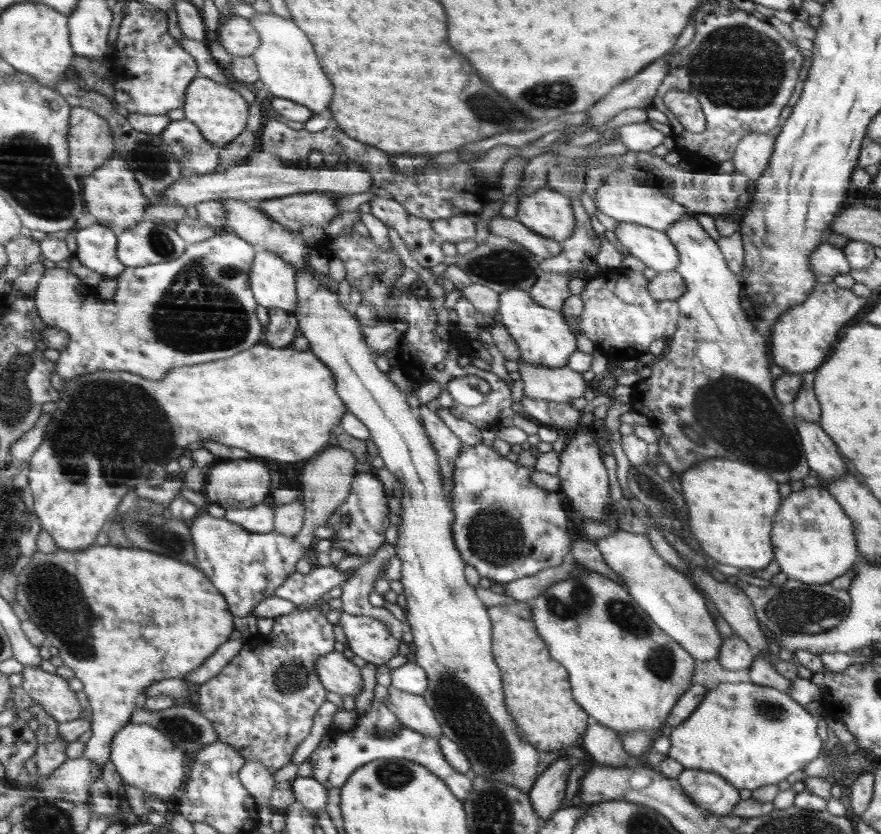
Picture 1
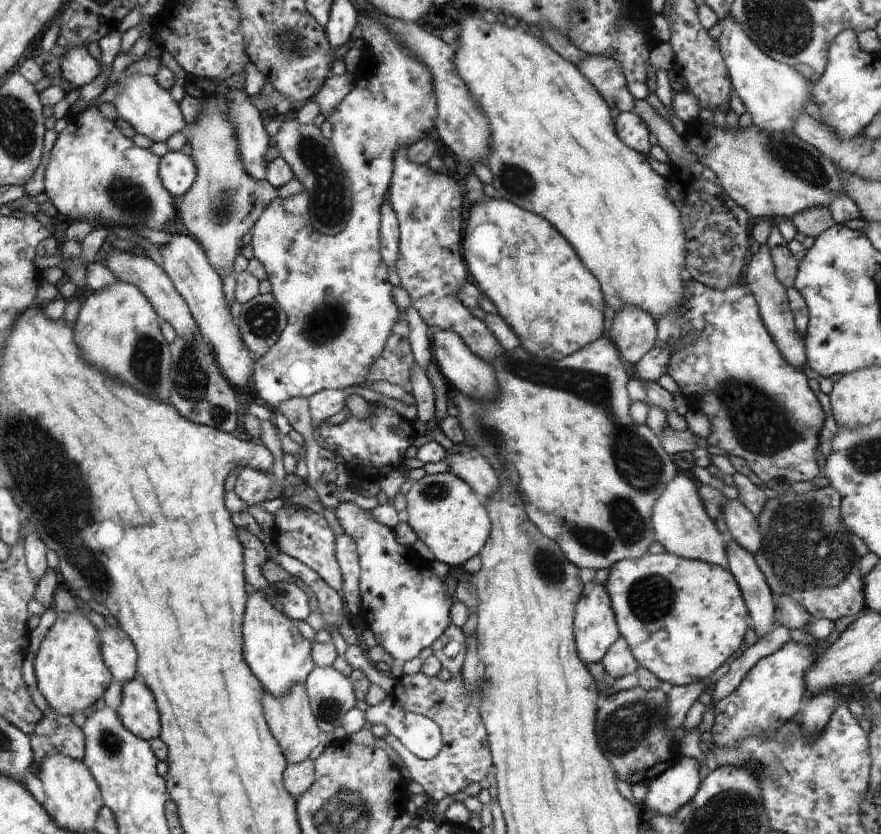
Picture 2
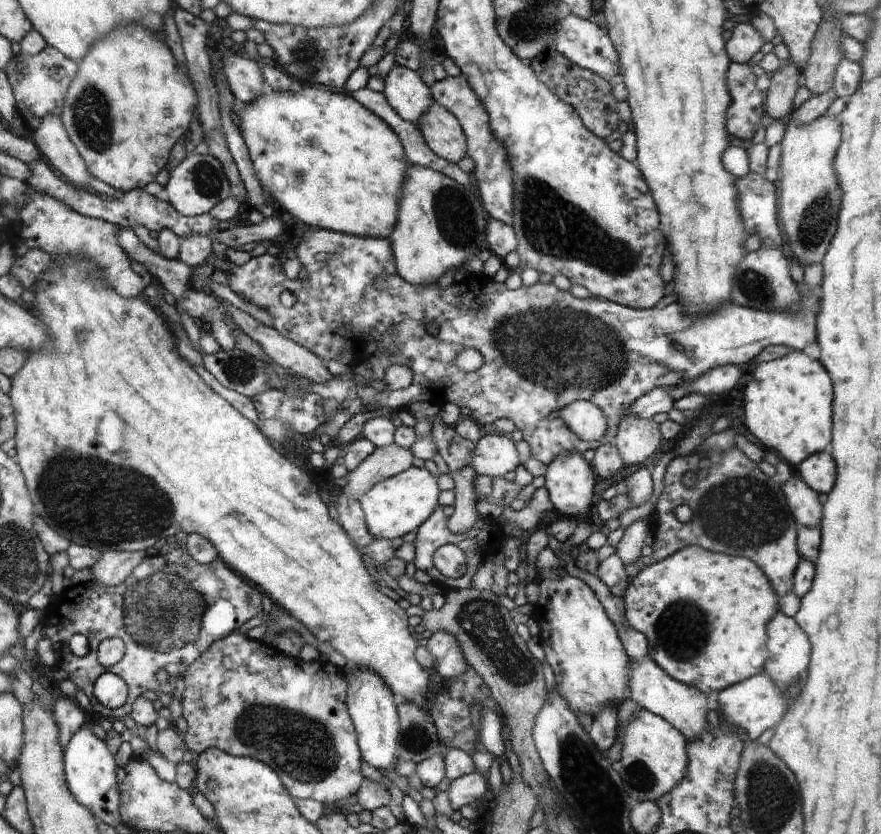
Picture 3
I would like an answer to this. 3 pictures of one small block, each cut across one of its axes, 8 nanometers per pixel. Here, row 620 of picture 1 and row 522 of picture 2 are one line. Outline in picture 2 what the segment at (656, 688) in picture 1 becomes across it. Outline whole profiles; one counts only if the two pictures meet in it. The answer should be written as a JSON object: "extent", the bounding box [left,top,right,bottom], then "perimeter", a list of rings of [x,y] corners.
{"extent":[453,336,680,571],"perimeter":[[[601,336],[594,343],[581,348],[574,354],[561,358],[559,361],[550,360],[547,357],[530,356],[528,351],[523,348],[503,350],[500,356],[495,357],[496,362],[494,362],[494,368],[498,370],[496,378],[500,382],[500,390],[504,390],[504,396],[500,396],[498,402],[490,404],[490,402],[477,401],[465,397],[460,390],[455,391],[456,394],[454,395],[457,396],[453,399],[453,403],[459,412],[457,417],[460,426],[465,432],[470,446],[484,456],[500,481],[510,481],[515,487],[519,488],[525,500],[527,515],[531,517],[540,532],[544,536],[548,536],[550,540],[556,540],[556,544],[560,544],[560,548],[564,548],[564,556],[572,564],[580,568],[588,568],[588,570],[590,568],[596,571],[602,570],[602,568],[610,568],[613,564],[621,561],[622,558],[637,559],[646,555],[646,550],[654,542],[655,525],[652,524],[651,516],[656,501],[664,492],[667,484],[671,483],[671,480],[680,472],[663,447],[662,442],[652,433],[648,425],[637,425],[635,421],[630,420],[631,404],[628,400],[628,392],[626,392],[628,376],[626,376],[622,360],[620,360],[620,353],[615,341],[610,336]]]}

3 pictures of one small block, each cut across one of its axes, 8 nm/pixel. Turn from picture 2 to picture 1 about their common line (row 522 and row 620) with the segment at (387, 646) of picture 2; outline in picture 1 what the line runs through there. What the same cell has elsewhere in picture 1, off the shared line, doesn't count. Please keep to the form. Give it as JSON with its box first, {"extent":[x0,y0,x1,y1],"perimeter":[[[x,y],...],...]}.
{"extent":[338,612,398,667],"perimeter":[[[343,612],[338,624],[346,634],[350,650],[367,663],[379,667],[398,654],[398,640],[381,620]]]}

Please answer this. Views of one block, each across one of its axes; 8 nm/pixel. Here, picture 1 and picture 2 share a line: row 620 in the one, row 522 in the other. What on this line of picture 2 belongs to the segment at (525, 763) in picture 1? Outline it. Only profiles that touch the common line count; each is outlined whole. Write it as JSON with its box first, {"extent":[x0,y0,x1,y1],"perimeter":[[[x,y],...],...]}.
{"extent":[404,470,491,566],"perimeter":[[[450,470],[427,474],[404,489],[407,500],[408,524],[417,537],[432,550],[435,560],[448,566],[462,566],[476,556],[487,544],[491,534],[490,514],[486,514],[484,500],[467,483]]]}

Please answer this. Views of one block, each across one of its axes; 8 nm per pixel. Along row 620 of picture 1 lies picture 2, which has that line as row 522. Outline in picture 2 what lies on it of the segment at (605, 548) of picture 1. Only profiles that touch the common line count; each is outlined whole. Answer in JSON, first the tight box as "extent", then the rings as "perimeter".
{"extent":[652,472,730,568],"perimeter":[[[679,472],[671,483],[667,484],[664,492],[656,501],[652,511],[652,524],[655,525],[656,540],[664,546],[666,551],[685,559],[701,560],[711,565],[722,568],[730,568],[730,558],[727,556],[727,539],[717,528],[706,506],[702,506],[701,498],[698,498],[696,486],[690,478],[686,478],[685,472]]]}

